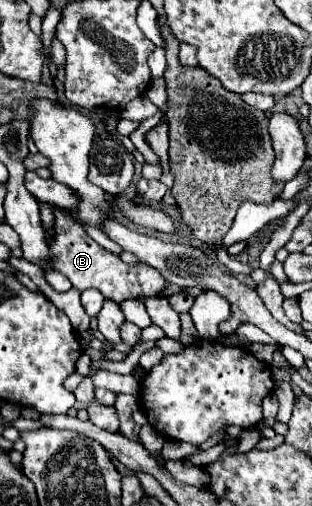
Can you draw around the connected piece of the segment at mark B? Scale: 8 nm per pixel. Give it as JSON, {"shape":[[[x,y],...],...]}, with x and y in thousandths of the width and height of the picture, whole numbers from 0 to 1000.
{"shape":[[[176,411],[176,478],[157,482],[157,514],[163,530],[196,538],[202,545],[221,549],[234,569],[247,573],[279,573],[304,569],[317,573],[337,589],[362,597],[401,597],[420,589],[484,589],[484,585],[516,585],[516,577],[535,569],[529,549],[510,542],[510,534],[490,534],[478,522],[439,518],[439,522],[401,522],[388,518],[381,506],[362,498],[337,494],[317,486],[304,474],[279,466],[266,447],[240,439],[208,415]]]}

